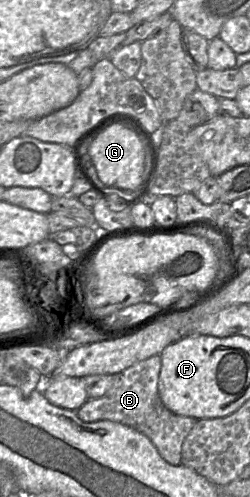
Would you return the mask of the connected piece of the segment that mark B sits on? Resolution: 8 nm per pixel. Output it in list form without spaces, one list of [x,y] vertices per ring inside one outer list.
[[[158,354],[137,362],[120,373],[113,374],[112,387],[100,398],[88,398],[76,413],[84,422],[110,420],[136,429],[152,442],[167,463],[179,466],[182,445],[197,420],[176,415],[164,406],[157,387],[160,369],[161,357]]]

